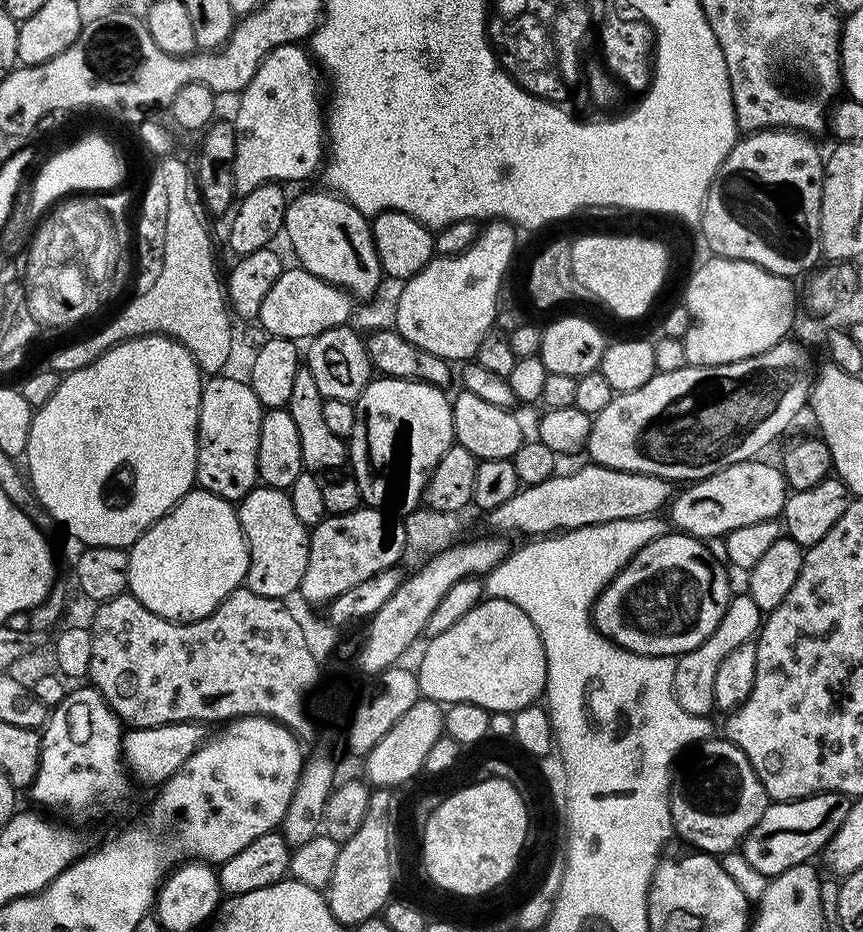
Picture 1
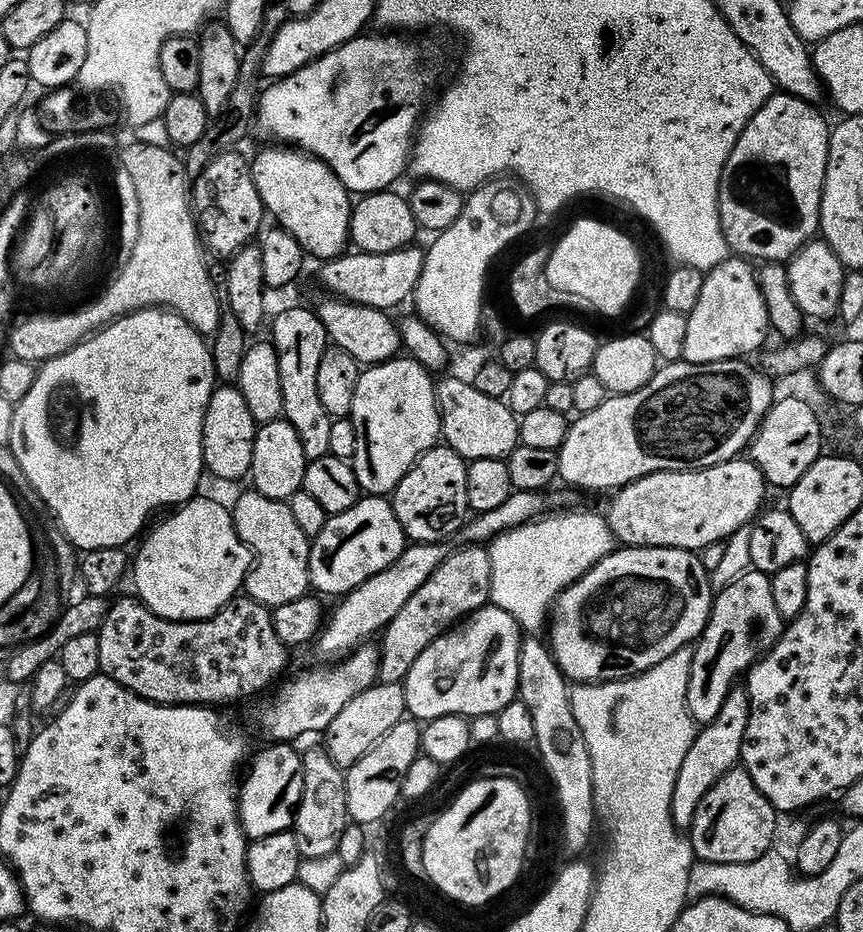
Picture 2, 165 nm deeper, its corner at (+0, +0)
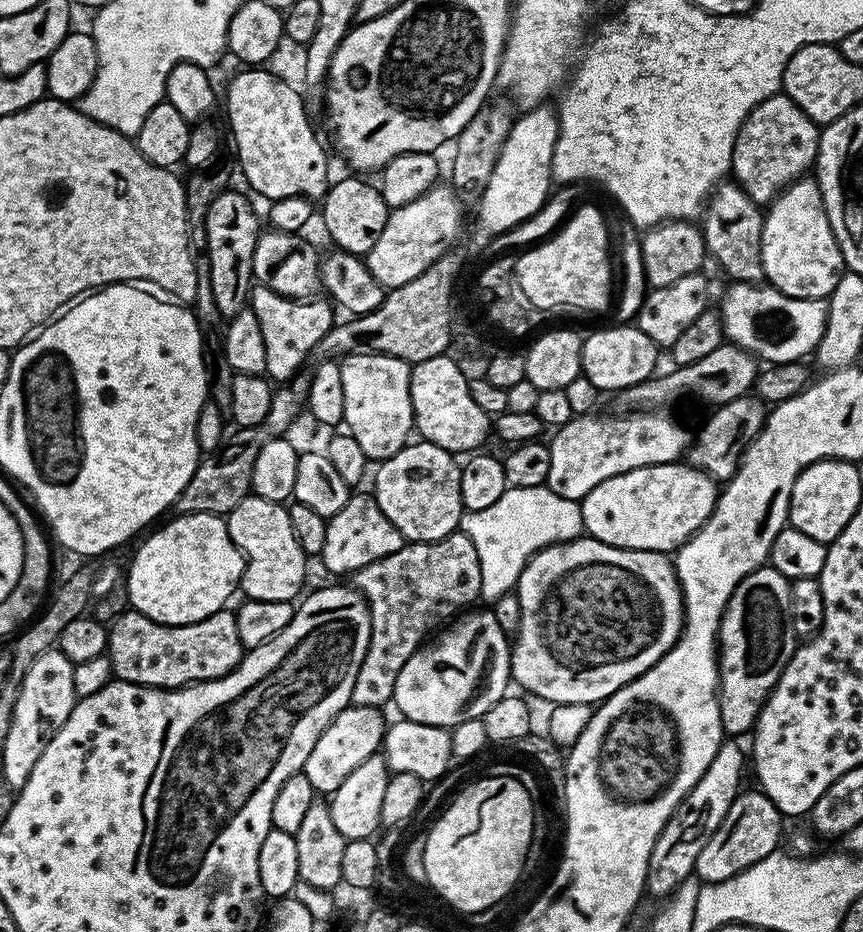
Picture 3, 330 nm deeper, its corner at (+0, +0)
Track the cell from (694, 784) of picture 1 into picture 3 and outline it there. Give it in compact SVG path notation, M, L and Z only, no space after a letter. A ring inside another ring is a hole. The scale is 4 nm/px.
M759 790L741 791L740 795L734 798L730 810L726 810L722 826L718 826L710 842L702 846L702 854L698 854L695 875L701 881L713 884L726 878L734 878L734 874L754 866L754 862L766 858L781 847L780 823L782 823L780 812L774 806L774 802L770 802L767 794Z

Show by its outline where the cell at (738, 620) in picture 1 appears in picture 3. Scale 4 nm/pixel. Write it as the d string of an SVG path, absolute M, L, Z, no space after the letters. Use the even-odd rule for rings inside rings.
M761 566L742 578L734 594L730 594L718 637L720 717L729 737L740 738L736 736L751 733L755 728L766 698L797 650L794 622L790 618L791 593L791 583L777 568Z

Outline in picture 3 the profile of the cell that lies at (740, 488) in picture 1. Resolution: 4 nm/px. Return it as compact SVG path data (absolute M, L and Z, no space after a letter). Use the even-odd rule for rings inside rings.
M687 462L651 464L606 478L579 501L584 532L615 548L675 553L710 518L716 508L717 481Z

